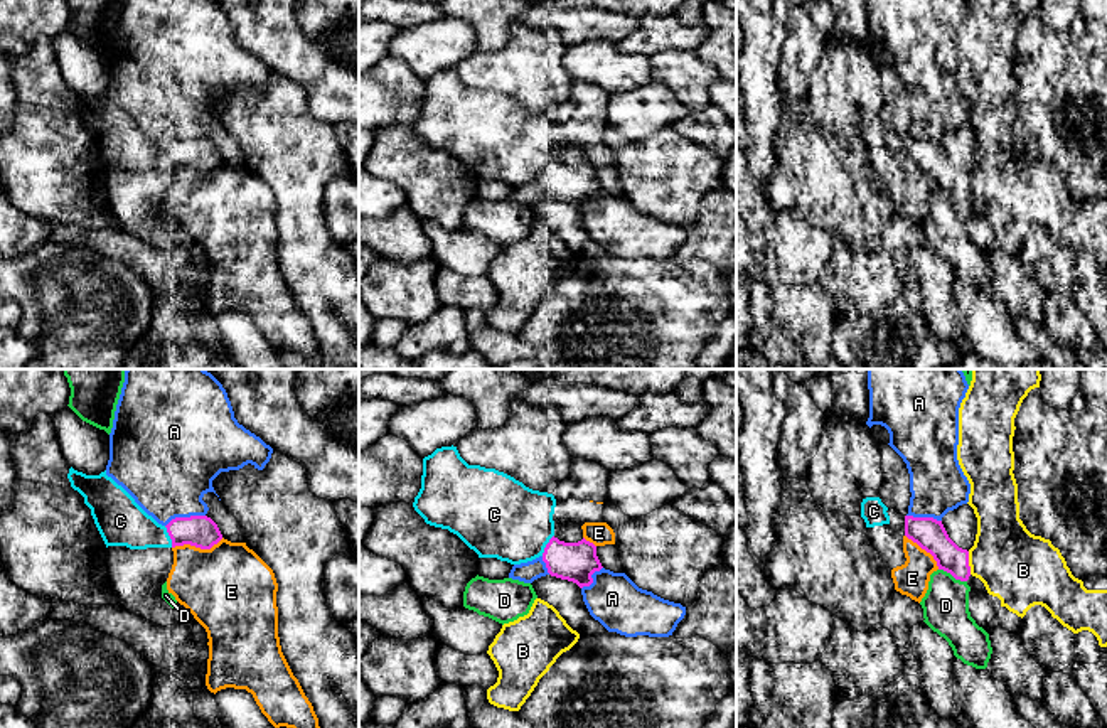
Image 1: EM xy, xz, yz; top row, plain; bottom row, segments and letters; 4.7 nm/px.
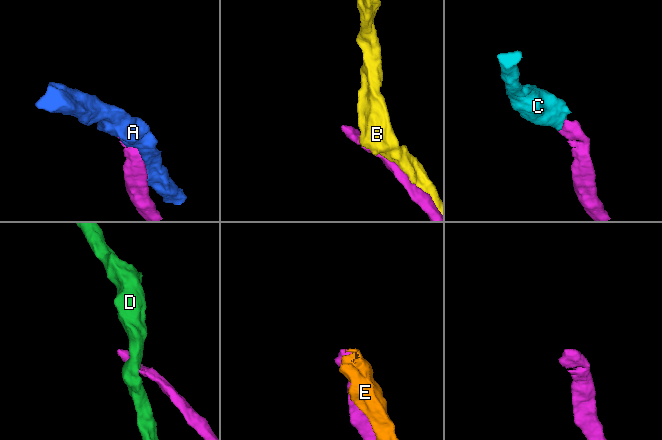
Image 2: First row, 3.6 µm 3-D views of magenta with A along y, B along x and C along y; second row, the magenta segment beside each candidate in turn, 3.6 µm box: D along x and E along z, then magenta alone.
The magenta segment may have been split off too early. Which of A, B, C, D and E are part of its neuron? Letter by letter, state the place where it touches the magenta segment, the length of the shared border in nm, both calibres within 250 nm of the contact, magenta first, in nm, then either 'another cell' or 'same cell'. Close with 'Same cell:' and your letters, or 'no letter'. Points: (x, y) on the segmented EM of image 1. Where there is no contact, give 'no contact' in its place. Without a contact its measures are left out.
A: contact xy (184, 518); length 200 nm; calibres 160 and 420 nm; another cell
B: contact yz (967, 563); length 110 nm; calibres 150 and 360 nm; another cell
C: contact xy (169, 535); length 110 nm; calibres 160 and 220 nm; same cell
D: contact yz (952, 575); length 150 nm; calibres 150 and 220 nm; another cell
E: contact xy (197, 546); length 260 nm; calibres 160 and 420 nm; another cell
Same cell: C

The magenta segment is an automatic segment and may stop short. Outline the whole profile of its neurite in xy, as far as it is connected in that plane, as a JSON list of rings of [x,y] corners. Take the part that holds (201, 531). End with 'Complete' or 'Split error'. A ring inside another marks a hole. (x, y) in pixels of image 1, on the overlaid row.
[[[71,467],[67,479],[91,509],[106,548],[147,549],[190,544],[211,549],[222,539],[217,524],[207,516],[175,517],[167,526],[158,524],[106,475],[106,470],[99,475],[86,475]]]. Split error

